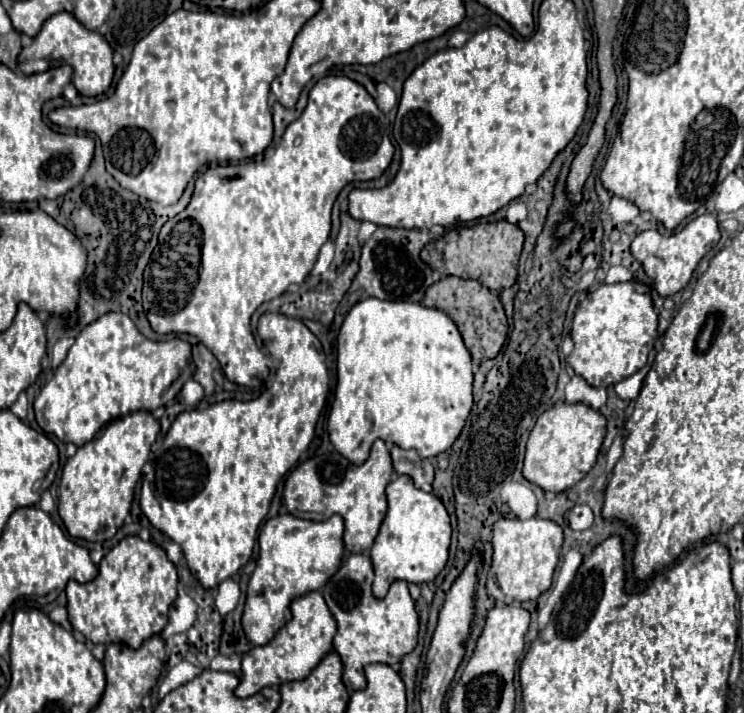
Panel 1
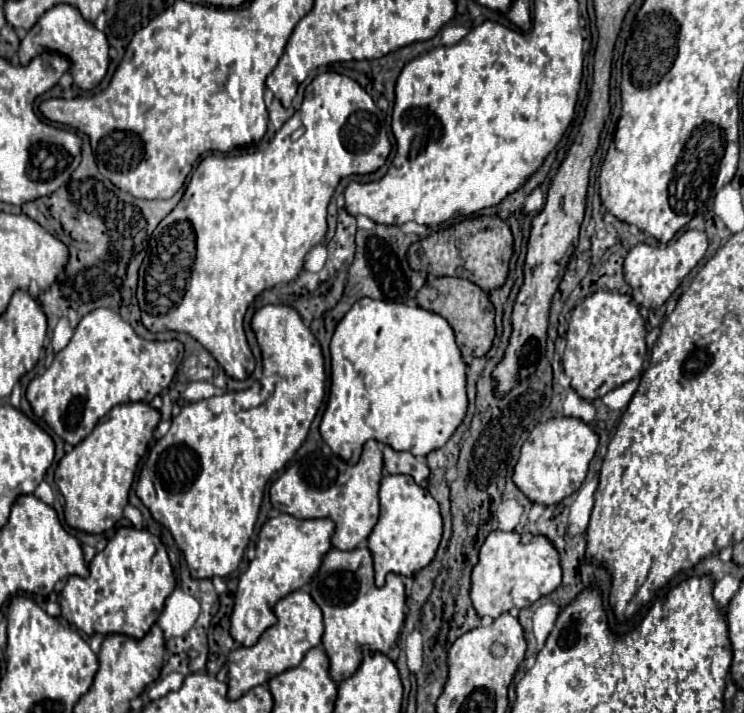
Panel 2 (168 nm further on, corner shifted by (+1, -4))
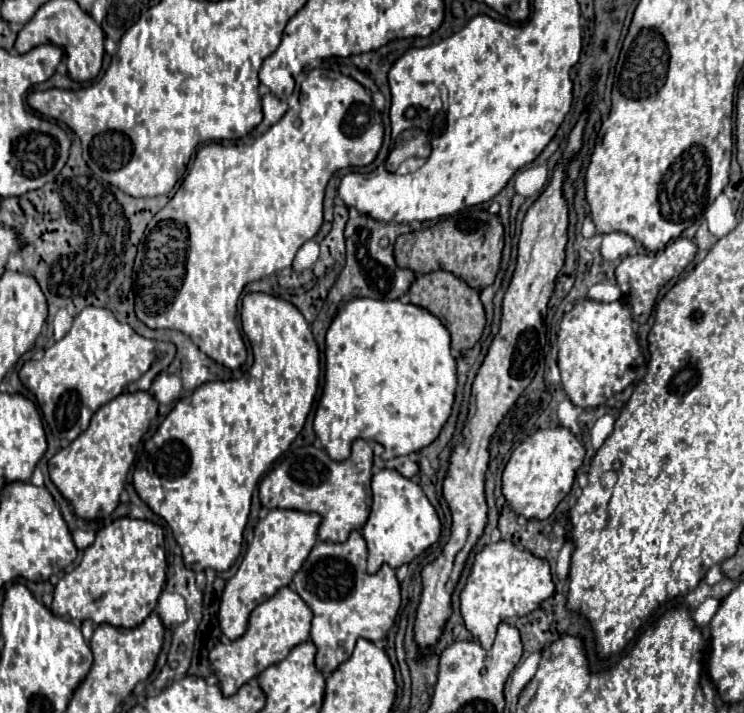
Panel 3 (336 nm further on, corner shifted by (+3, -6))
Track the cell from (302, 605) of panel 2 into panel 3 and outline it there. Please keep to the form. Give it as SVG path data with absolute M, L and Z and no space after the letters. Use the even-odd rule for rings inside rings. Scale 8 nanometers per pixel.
M288 586L280 588L272 598L258 604L248 618L248 630L232 642L218 642L210 654L210 670L218 676L220 688L224 696L236 694L236 690L246 684L250 678L258 676L268 666L284 660L288 652L310 638L310 622L312 622L312 610L292 592Z

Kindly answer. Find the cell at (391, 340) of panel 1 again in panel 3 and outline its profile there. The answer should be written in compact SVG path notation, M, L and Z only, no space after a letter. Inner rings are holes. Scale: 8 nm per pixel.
M354 298L350 300L332 320L328 332L326 332L326 380L324 380L324 390L322 390L322 398L318 402L316 414L314 414L314 432L320 438L322 446L326 448L328 456L332 460L346 460L350 456L350 444L356 438L364 438L364 440L376 440L384 446L384 458L396 458L402 454L412 454L422 450L424 446L432 444L436 440L436 436L440 434L442 426L446 424L450 412L452 412L452 404L454 404L454 392L456 392L456 362L450 354L450 334L444 328L444 324L430 314L428 310L414 306L414 304L402 304L400 300L372 300L372 298Z

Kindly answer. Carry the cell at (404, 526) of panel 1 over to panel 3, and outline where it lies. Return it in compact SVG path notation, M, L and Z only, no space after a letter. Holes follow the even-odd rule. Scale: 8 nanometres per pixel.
M384 468L372 476L372 510L362 526L362 536L368 544L368 572L374 574L382 562L398 568L432 546L440 536L440 520L416 482L396 470Z

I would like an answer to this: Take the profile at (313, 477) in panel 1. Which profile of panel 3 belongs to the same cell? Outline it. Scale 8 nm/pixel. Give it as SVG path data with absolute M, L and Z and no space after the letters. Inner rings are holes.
M354 440L352 442L352 454L350 458L342 462L334 462L324 448L316 448L314 444L288 450L280 462L262 478L258 486L260 502L264 508L292 508L302 512L316 512L322 516L322 522L318 526L318 538L324 542L344 542L348 534L356 528L362 528L368 520L370 506L372 506L372 490L370 490L370 478L372 478L372 448L366 440Z

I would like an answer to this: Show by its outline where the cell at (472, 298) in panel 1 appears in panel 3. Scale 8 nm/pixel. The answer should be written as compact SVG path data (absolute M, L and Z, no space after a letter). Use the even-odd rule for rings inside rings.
M428 272L422 276L416 276L416 280L412 282L410 290L408 290L410 302L426 308L428 312L432 312L434 316L440 318L440 322L448 328L450 336L452 336L452 348L456 352L464 352L468 348L472 348L480 336L482 330L486 326L486 316L484 316L484 306L480 302L480 294L478 290L470 288L464 280L448 274L448 272Z

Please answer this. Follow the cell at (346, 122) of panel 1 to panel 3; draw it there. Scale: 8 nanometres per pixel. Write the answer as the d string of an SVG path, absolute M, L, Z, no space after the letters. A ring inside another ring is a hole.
M316 68L308 72L302 82L300 110L294 118L284 114L252 144L204 144L196 152L188 176L172 200L148 224L144 238L140 240L136 254L134 300L138 320L150 328L180 330L218 364L224 364L226 368L240 368L246 362L246 346L236 324L240 292L248 282L292 266L296 250L306 240L314 238L322 226L322 200L330 176L340 168L368 166L382 146L382 136L384 128L380 112L374 108L364 86L340 72Z

